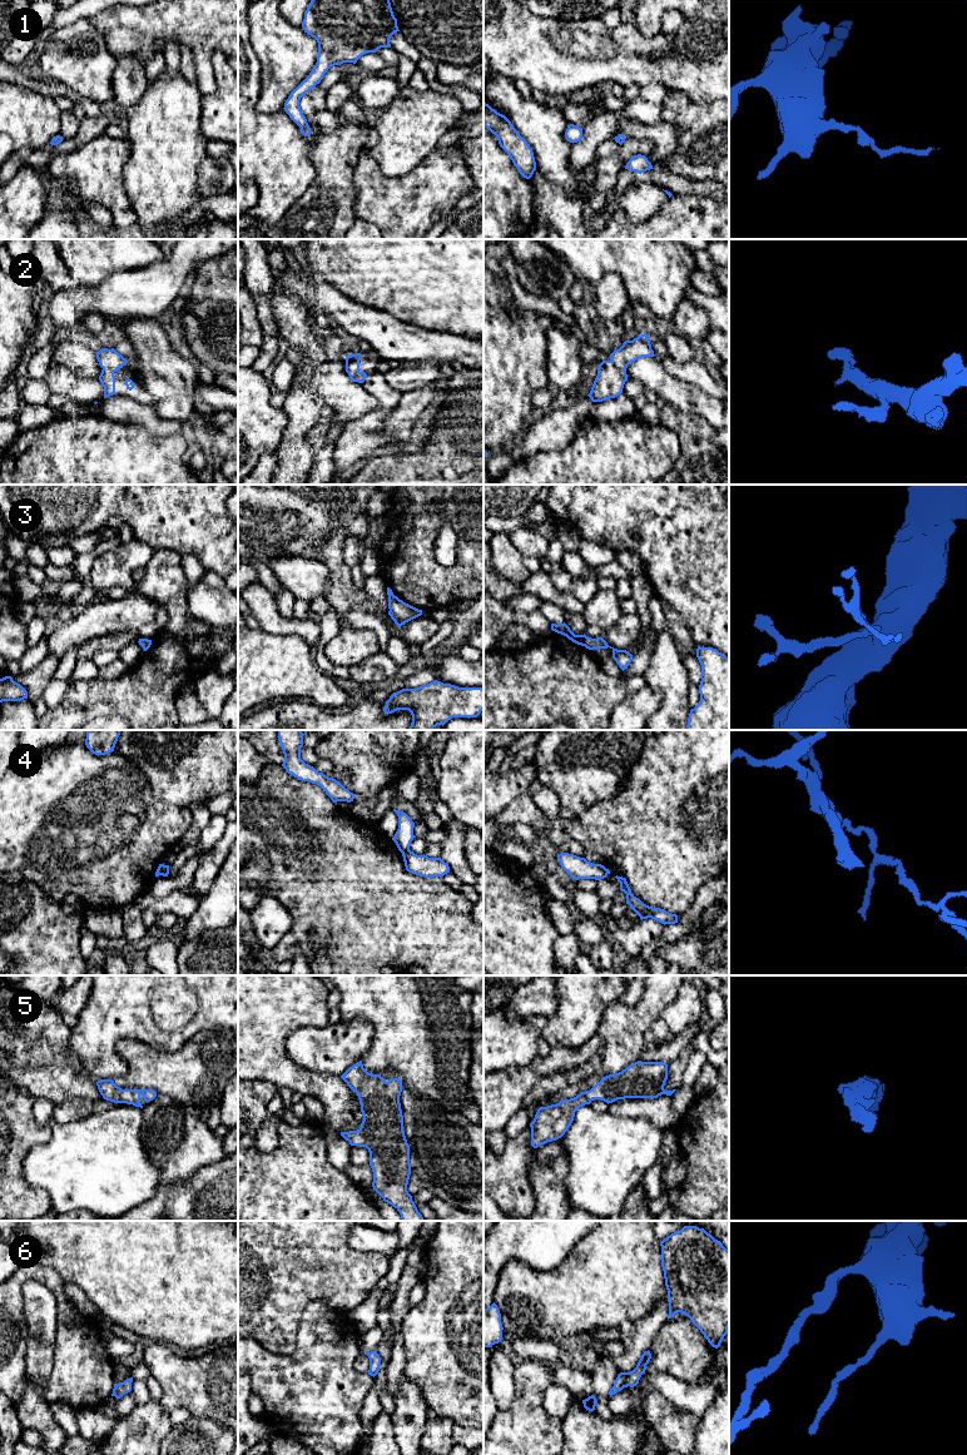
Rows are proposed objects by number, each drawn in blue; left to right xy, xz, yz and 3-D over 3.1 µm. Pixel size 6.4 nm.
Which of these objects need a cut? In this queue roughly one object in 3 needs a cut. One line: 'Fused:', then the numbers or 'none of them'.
Fused: 4

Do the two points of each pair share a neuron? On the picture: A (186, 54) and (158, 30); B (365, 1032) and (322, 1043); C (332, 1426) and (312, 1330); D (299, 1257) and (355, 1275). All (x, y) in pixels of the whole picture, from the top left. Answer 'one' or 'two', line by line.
A: two
B: one
C: one
D: one

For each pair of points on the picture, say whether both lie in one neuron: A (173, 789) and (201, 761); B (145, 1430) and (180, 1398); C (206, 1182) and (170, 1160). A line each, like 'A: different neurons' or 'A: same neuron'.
A: same neuron
B: different neurons
C: different neurons

